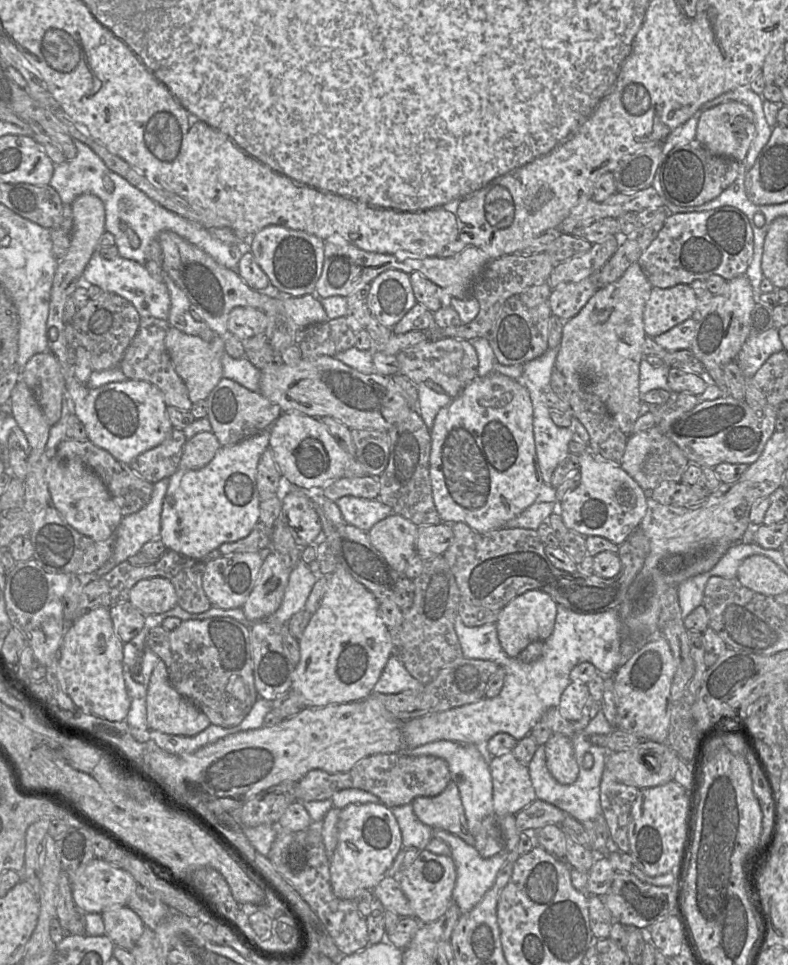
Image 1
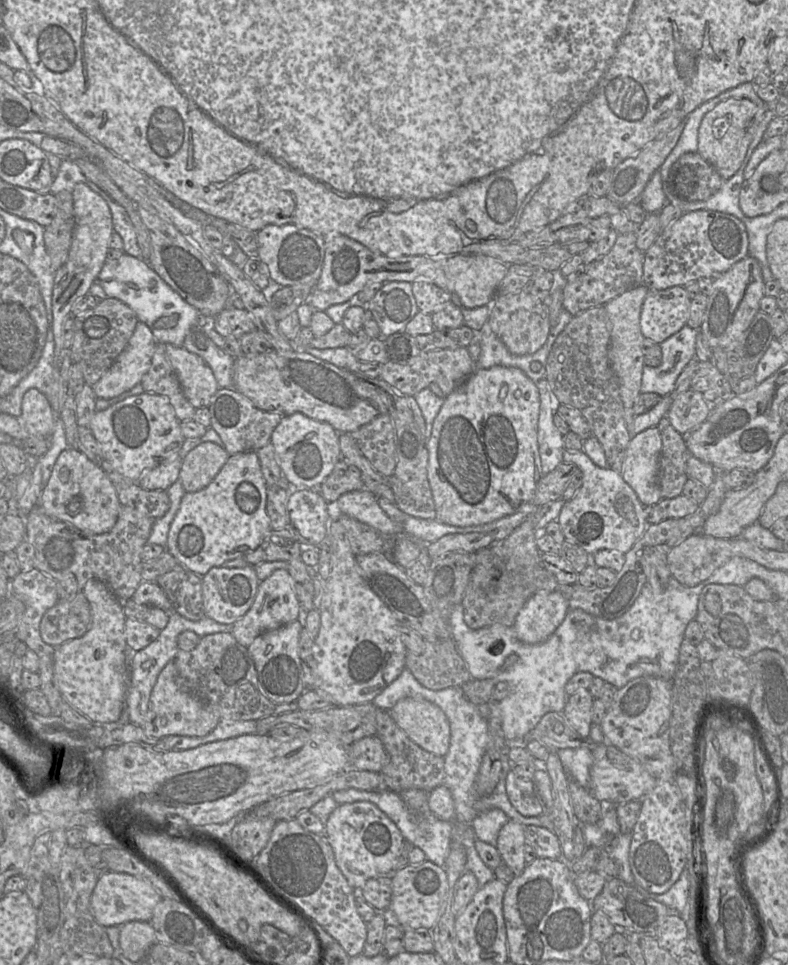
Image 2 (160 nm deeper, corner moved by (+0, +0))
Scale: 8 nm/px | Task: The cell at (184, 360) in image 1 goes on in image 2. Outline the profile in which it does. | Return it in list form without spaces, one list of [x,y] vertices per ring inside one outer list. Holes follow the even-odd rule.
[[[172,344],[164,345],[166,357],[174,369],[186,399],[195,408],[207,407],[220,388],[207,363],[197,354]]]

